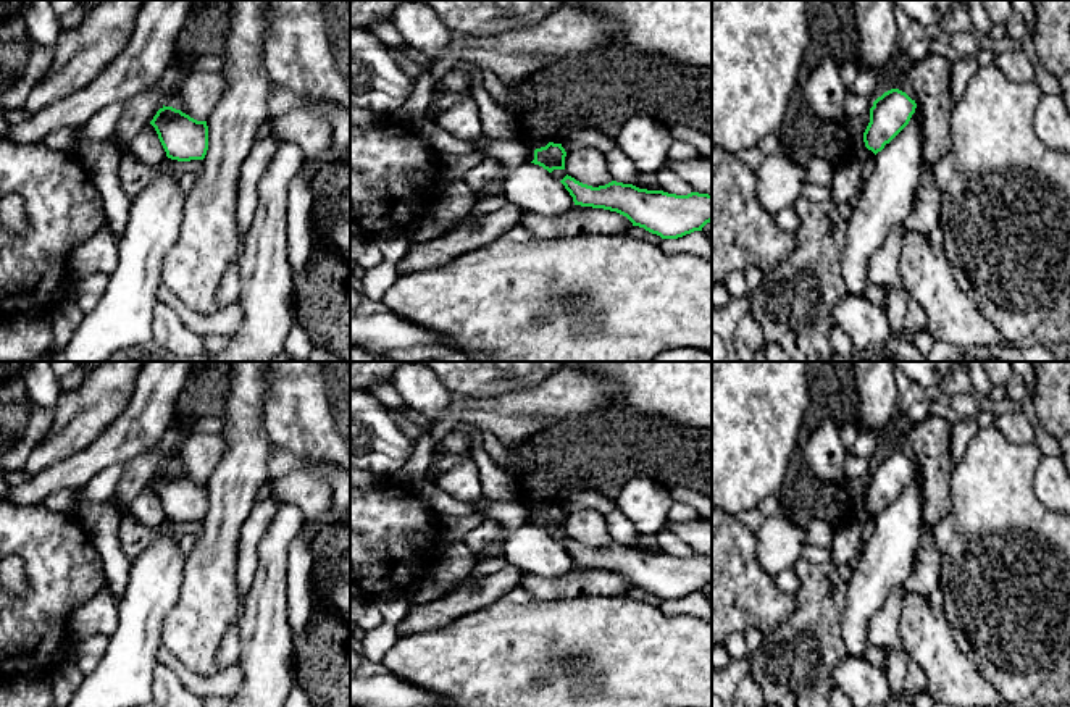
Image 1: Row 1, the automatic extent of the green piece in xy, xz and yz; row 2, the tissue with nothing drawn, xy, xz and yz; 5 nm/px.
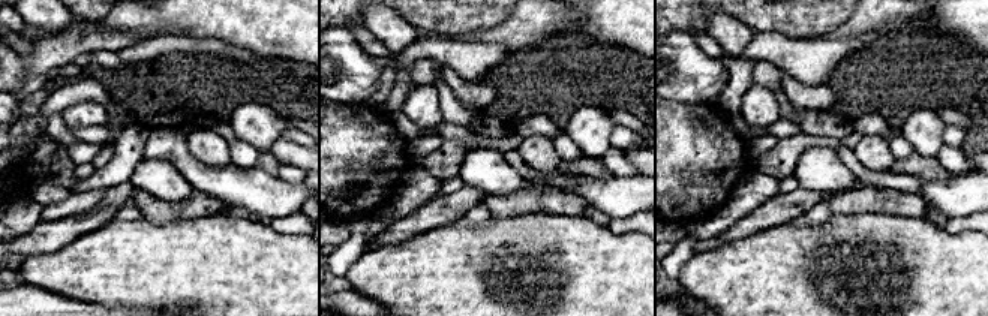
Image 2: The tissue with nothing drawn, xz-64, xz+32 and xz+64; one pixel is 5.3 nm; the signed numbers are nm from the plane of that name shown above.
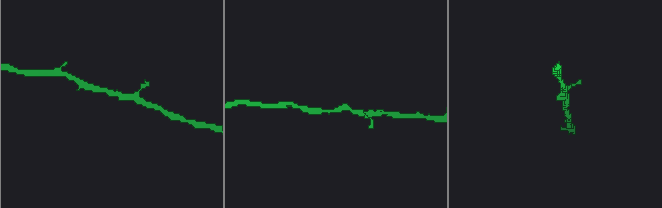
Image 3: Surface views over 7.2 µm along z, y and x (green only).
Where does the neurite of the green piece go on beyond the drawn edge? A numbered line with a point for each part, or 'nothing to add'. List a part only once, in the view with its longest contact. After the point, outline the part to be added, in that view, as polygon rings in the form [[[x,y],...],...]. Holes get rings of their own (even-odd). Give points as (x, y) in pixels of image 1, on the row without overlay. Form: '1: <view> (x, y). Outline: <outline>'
nothing to add

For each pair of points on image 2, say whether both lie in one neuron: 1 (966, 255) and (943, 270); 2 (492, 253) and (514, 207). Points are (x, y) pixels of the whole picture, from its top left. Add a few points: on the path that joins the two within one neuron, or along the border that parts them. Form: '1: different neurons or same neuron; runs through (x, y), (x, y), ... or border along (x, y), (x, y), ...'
1: same neuron; runs through (960, 261), (949, 270)
2: different neurons; border along (544, 211), (494, 217)

